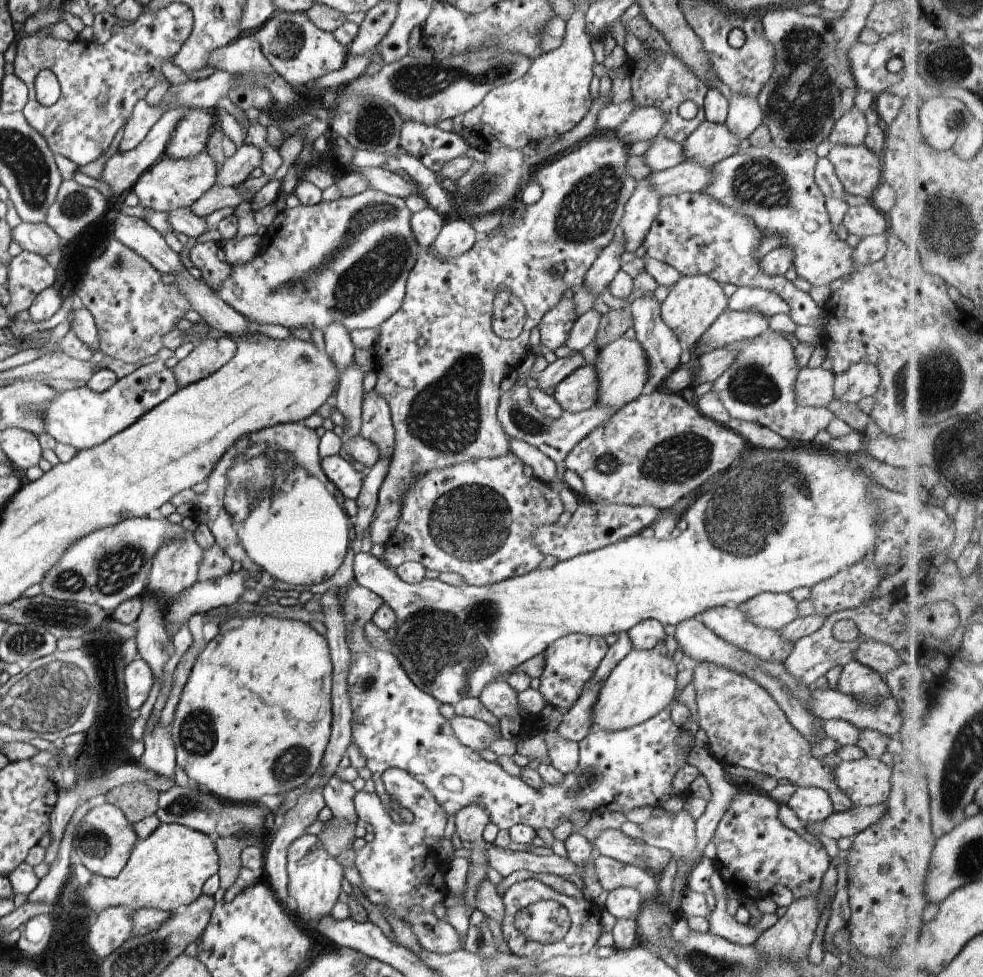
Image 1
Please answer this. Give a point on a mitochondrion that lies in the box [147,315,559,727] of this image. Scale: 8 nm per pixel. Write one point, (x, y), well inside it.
(444, 417)

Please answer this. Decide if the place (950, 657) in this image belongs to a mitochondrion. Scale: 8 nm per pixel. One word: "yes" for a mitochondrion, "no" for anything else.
no

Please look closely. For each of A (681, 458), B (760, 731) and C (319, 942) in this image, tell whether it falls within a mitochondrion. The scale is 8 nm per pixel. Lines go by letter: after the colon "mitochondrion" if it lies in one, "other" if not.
A: mitochondrion
B: mitochondrion
C: other

